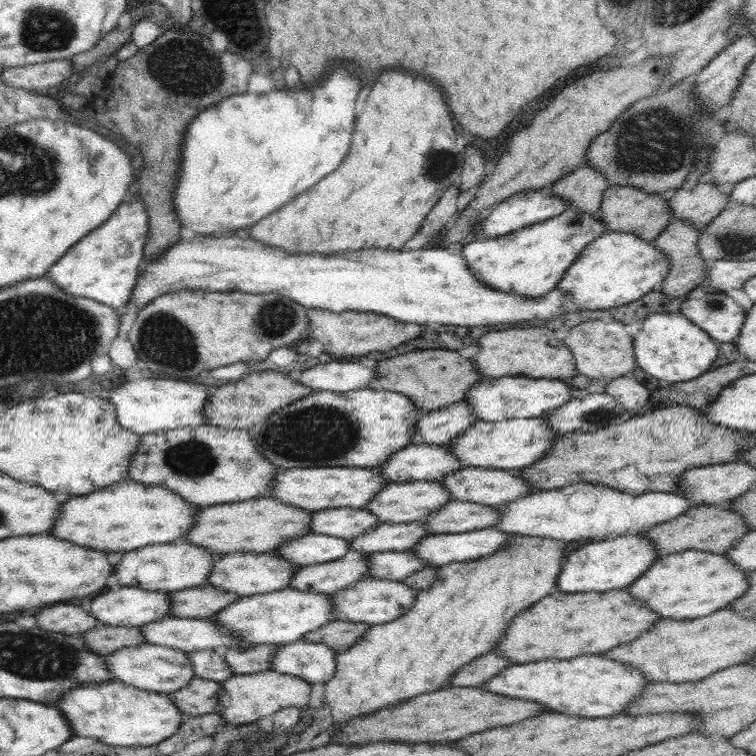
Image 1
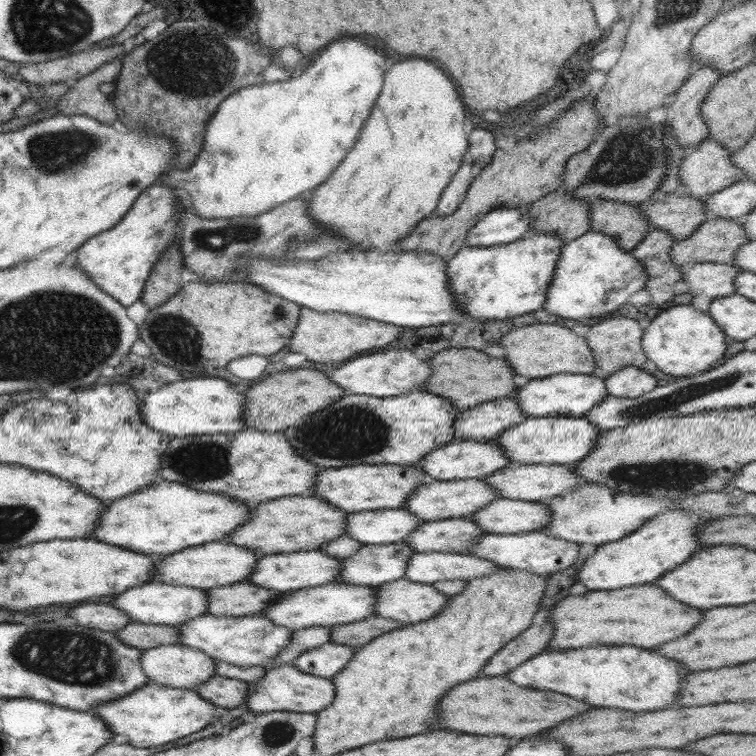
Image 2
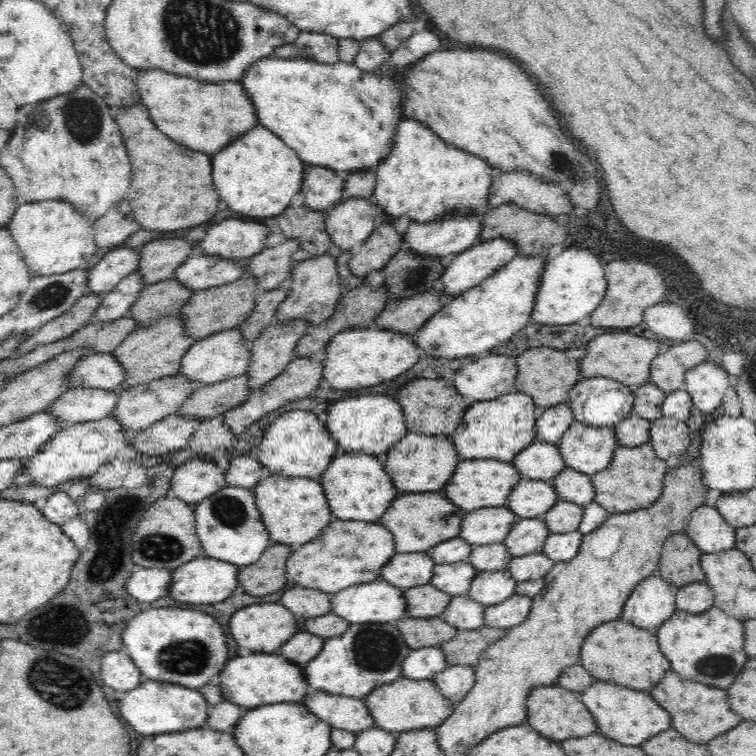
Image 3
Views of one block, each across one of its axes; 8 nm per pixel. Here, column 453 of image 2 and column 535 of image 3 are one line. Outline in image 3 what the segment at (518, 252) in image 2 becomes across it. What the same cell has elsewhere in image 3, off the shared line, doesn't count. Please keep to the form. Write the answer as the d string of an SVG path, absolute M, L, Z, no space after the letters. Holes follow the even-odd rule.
M541 254L536 257L518 255L479 282L478 286L454 297L414 337L418 348L436 358L458 360L486 352L513 338L518 330L523 330L530 323L546 258Z

